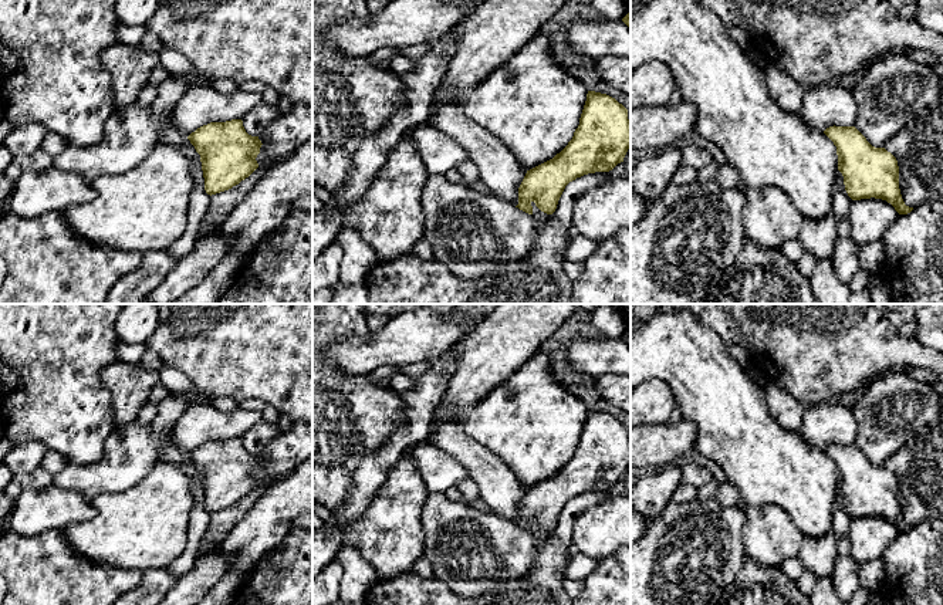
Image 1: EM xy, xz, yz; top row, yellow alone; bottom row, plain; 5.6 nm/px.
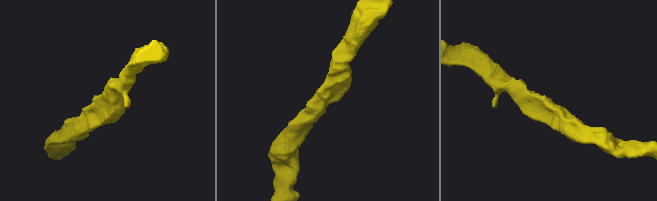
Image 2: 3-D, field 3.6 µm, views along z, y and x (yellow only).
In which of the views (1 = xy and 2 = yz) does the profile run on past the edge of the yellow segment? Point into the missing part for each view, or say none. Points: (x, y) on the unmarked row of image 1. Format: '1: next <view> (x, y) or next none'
1: next none
2: next none

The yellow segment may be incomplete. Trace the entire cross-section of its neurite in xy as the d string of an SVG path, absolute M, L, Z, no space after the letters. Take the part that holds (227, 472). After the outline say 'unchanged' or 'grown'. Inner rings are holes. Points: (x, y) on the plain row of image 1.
M241 437L210 440L192 450L187 457L200 473L207 513L231 507L257 486L261 459L246 450Z; unchanged

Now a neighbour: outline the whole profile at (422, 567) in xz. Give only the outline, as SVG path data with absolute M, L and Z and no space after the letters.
M425 557L416 560L416 562L412 567L412 572L422 578L427 578L427 579L435 578L433 567Z

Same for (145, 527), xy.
M158 462L139 483L122 493L104 493L92 506L97 511L92 520L75 523L62 528L62 534L74 551L99 565L112 565L124 569L148 572L155 568L168 568L182 555L187 544L190 511L195 498L190 490L192 479L175 463Z

